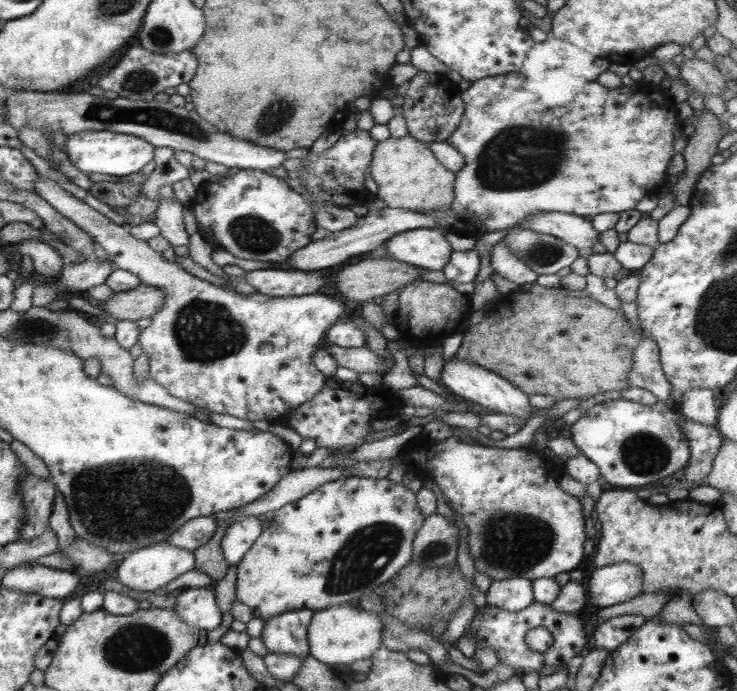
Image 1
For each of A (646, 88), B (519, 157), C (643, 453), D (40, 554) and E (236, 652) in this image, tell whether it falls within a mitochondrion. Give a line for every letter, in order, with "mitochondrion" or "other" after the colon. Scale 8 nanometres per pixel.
A: other
B: mitochondrion
C: mitochondrion
D: other
E: other

